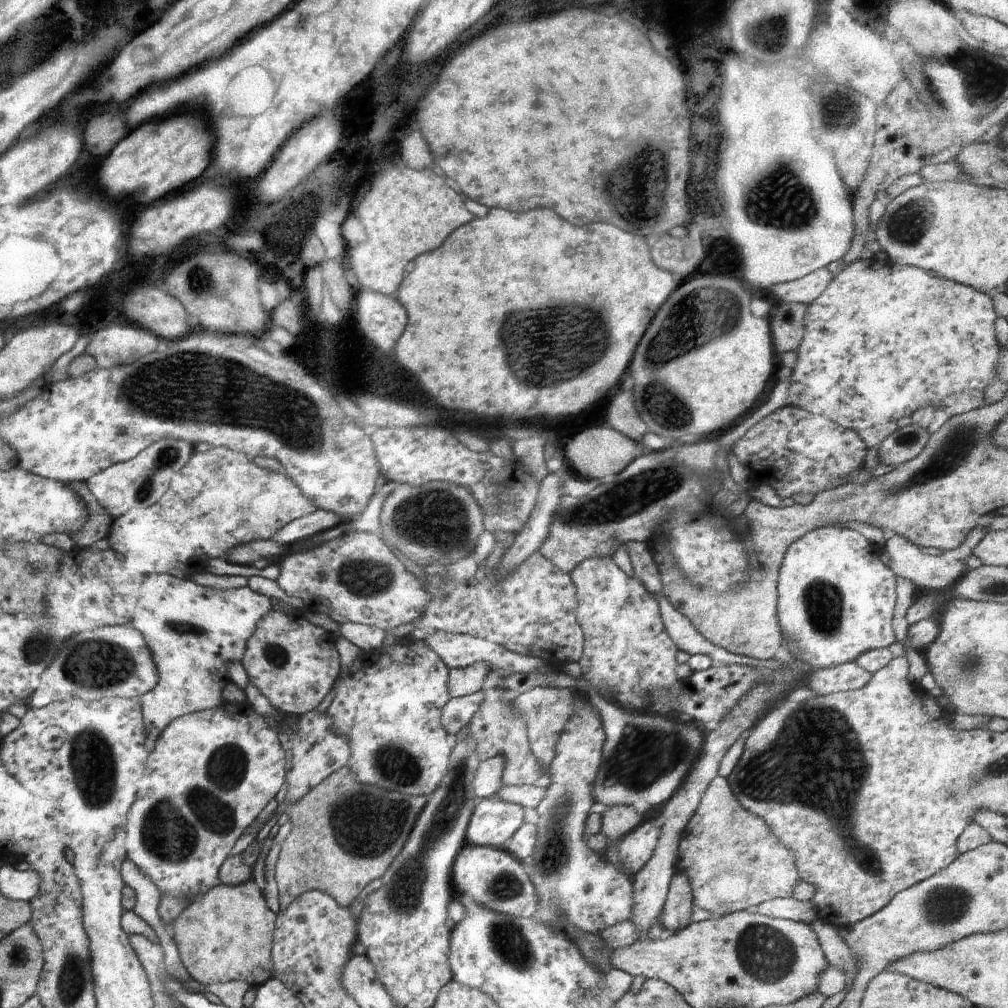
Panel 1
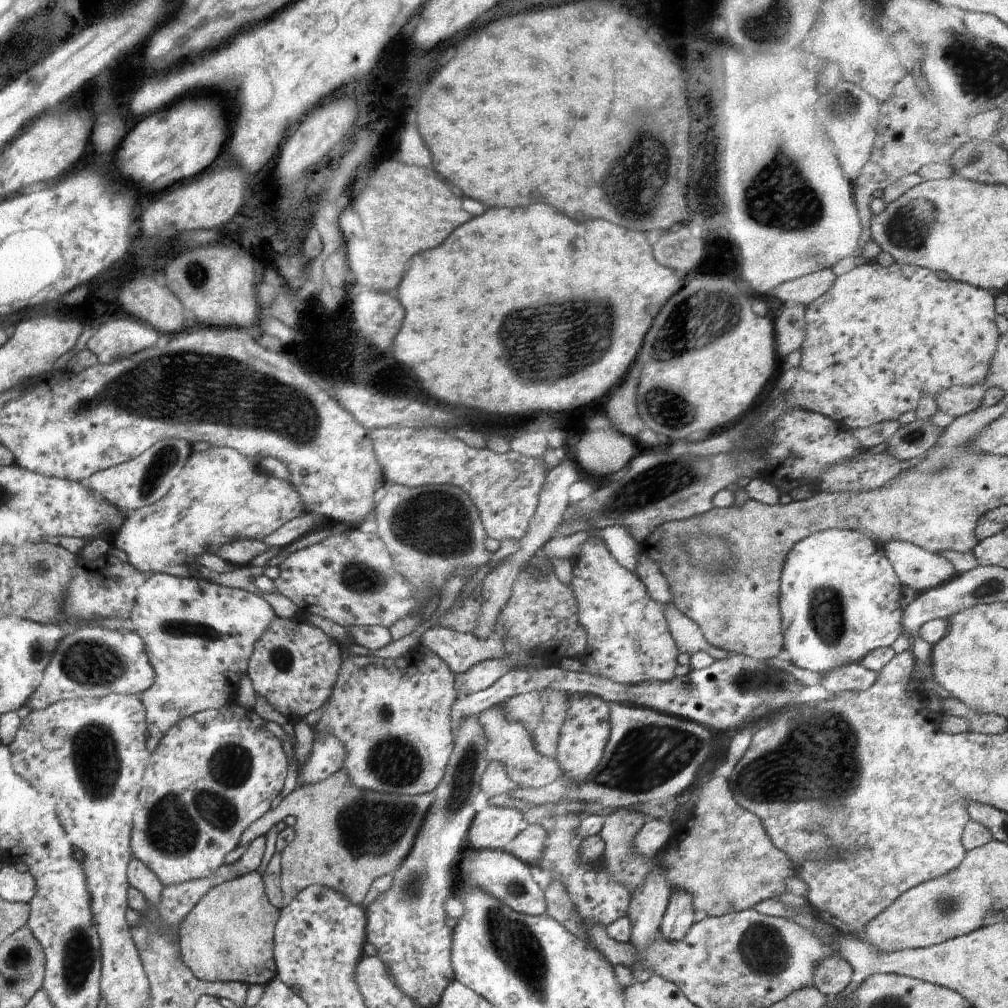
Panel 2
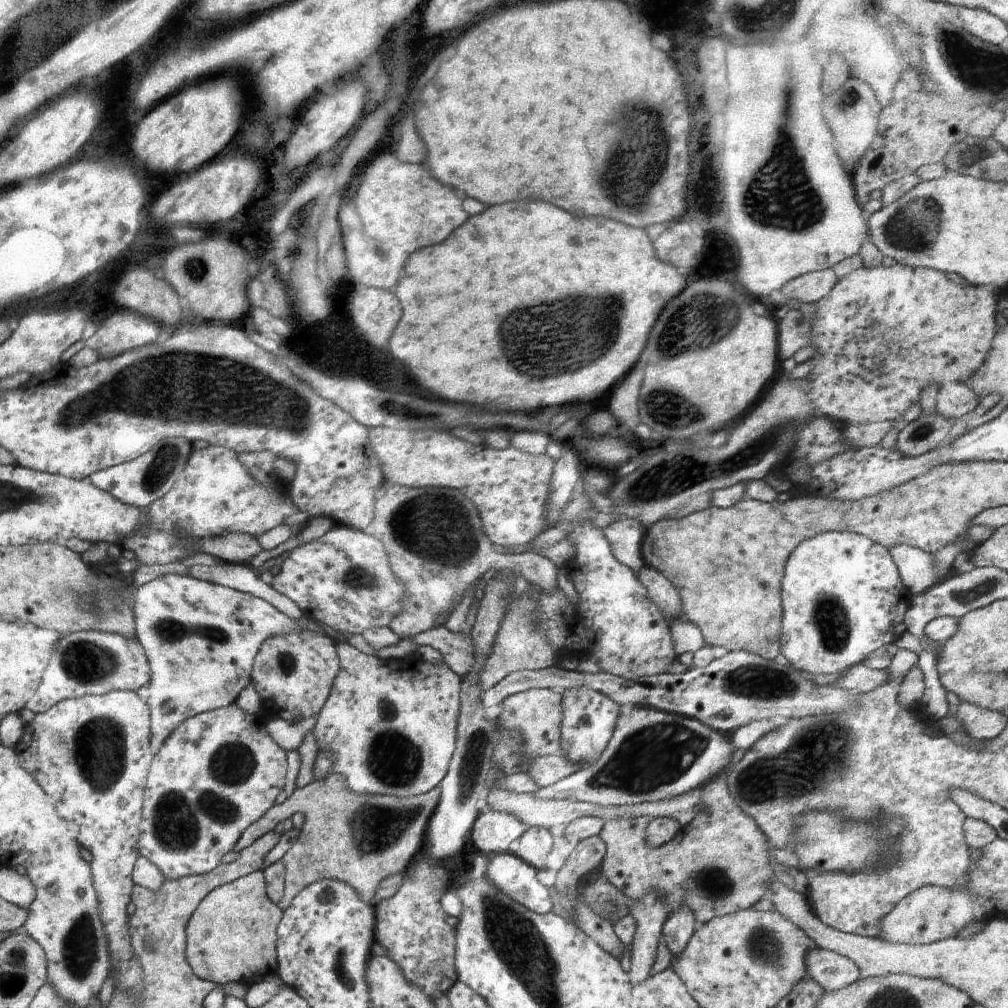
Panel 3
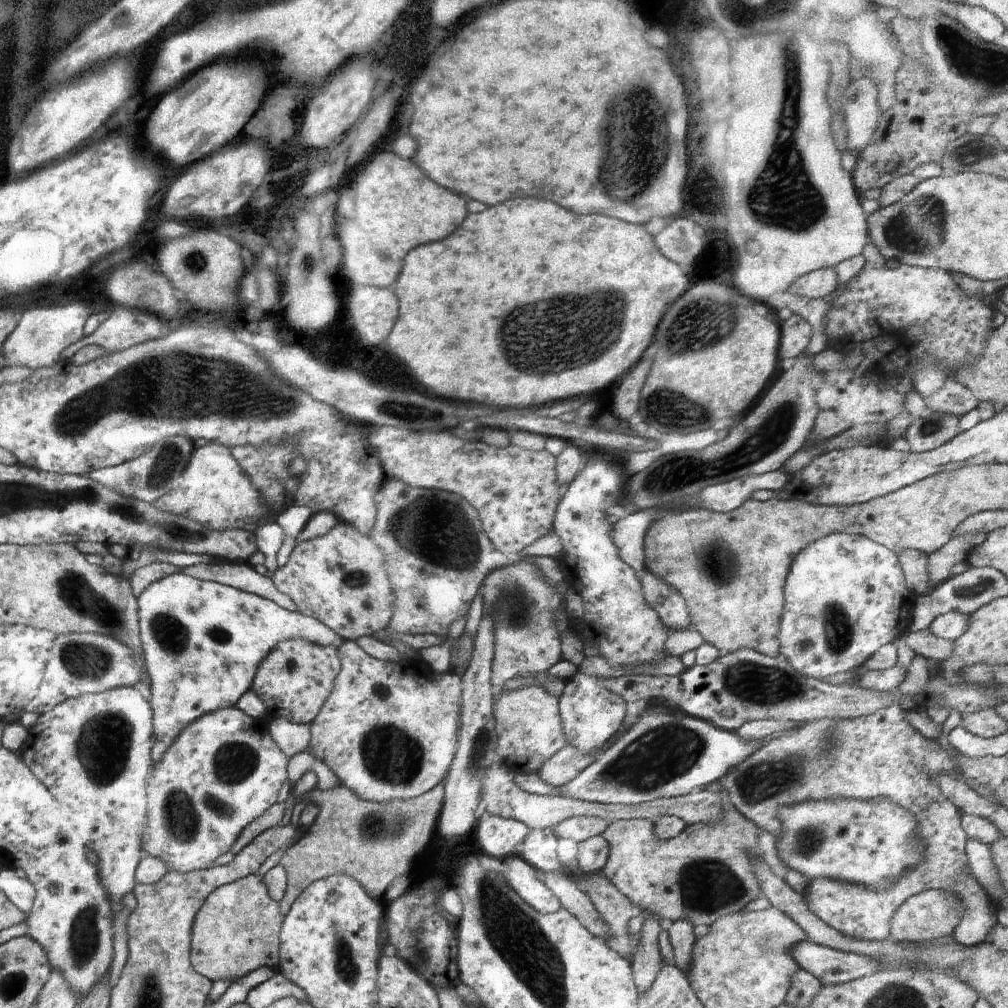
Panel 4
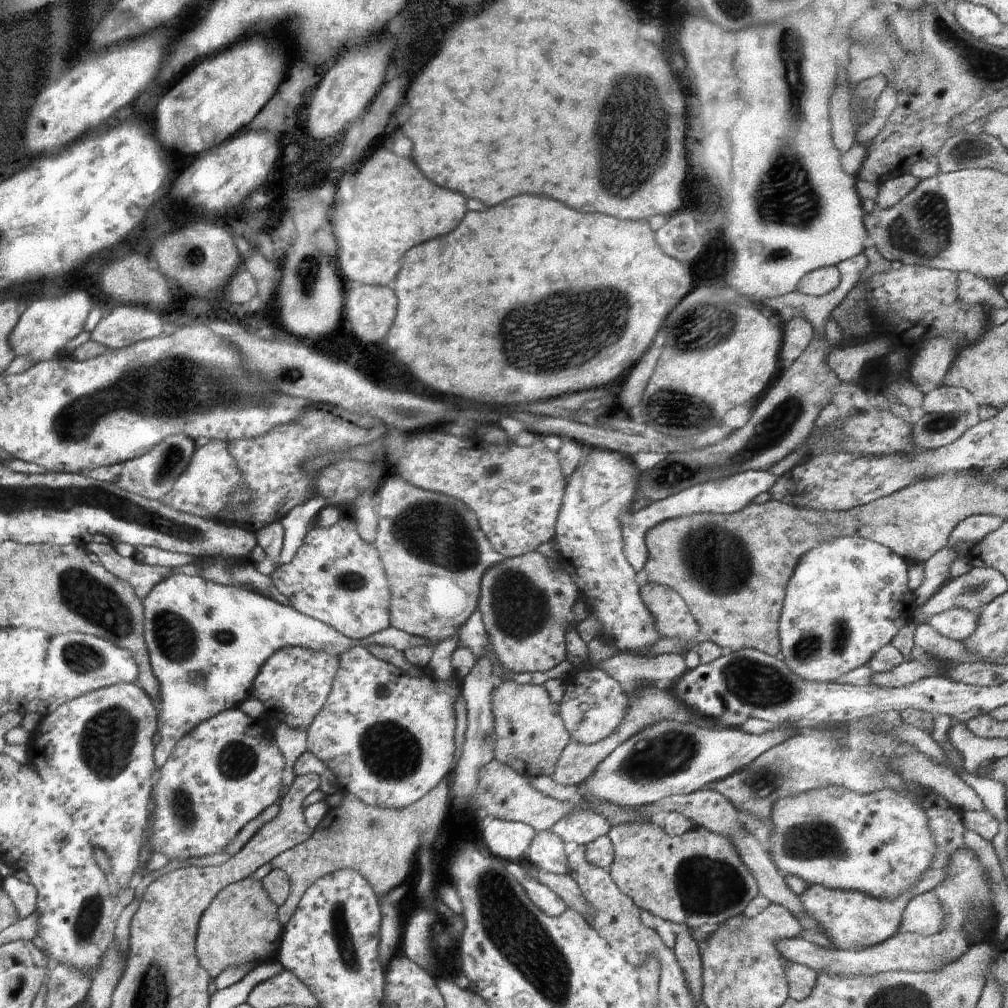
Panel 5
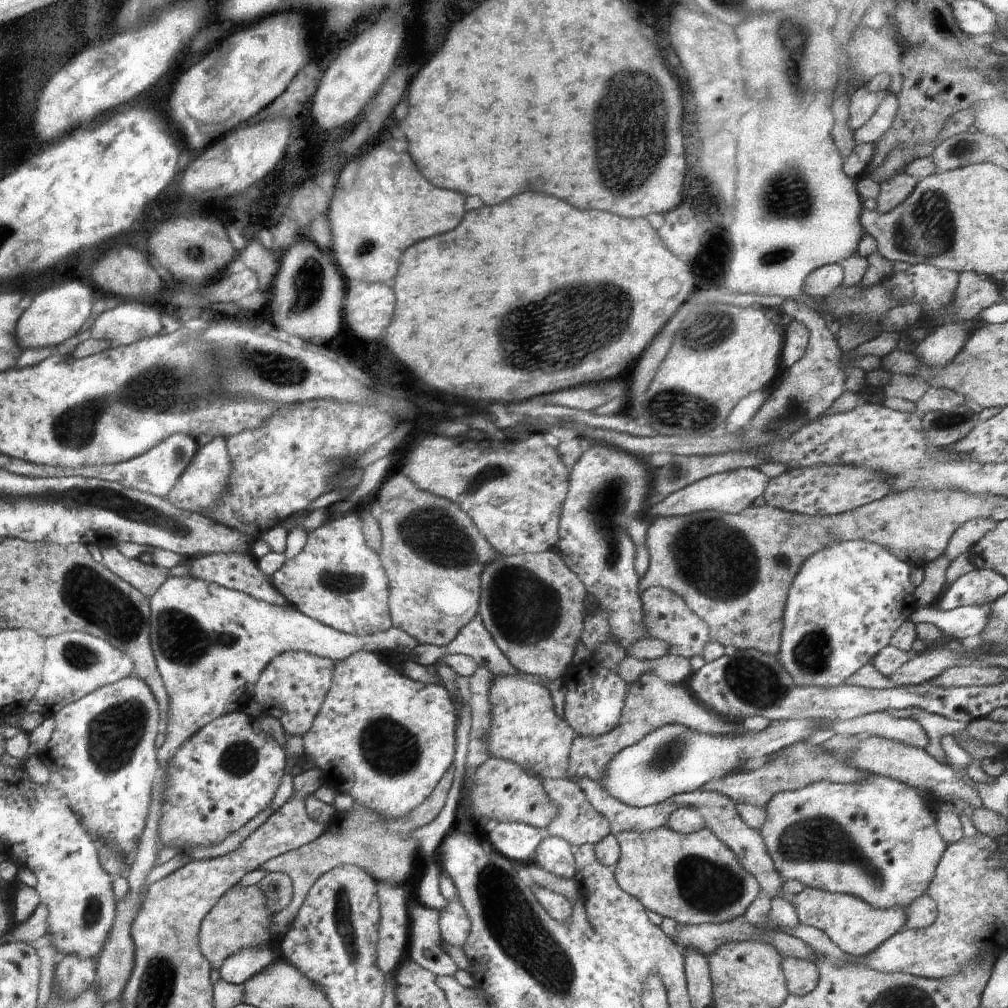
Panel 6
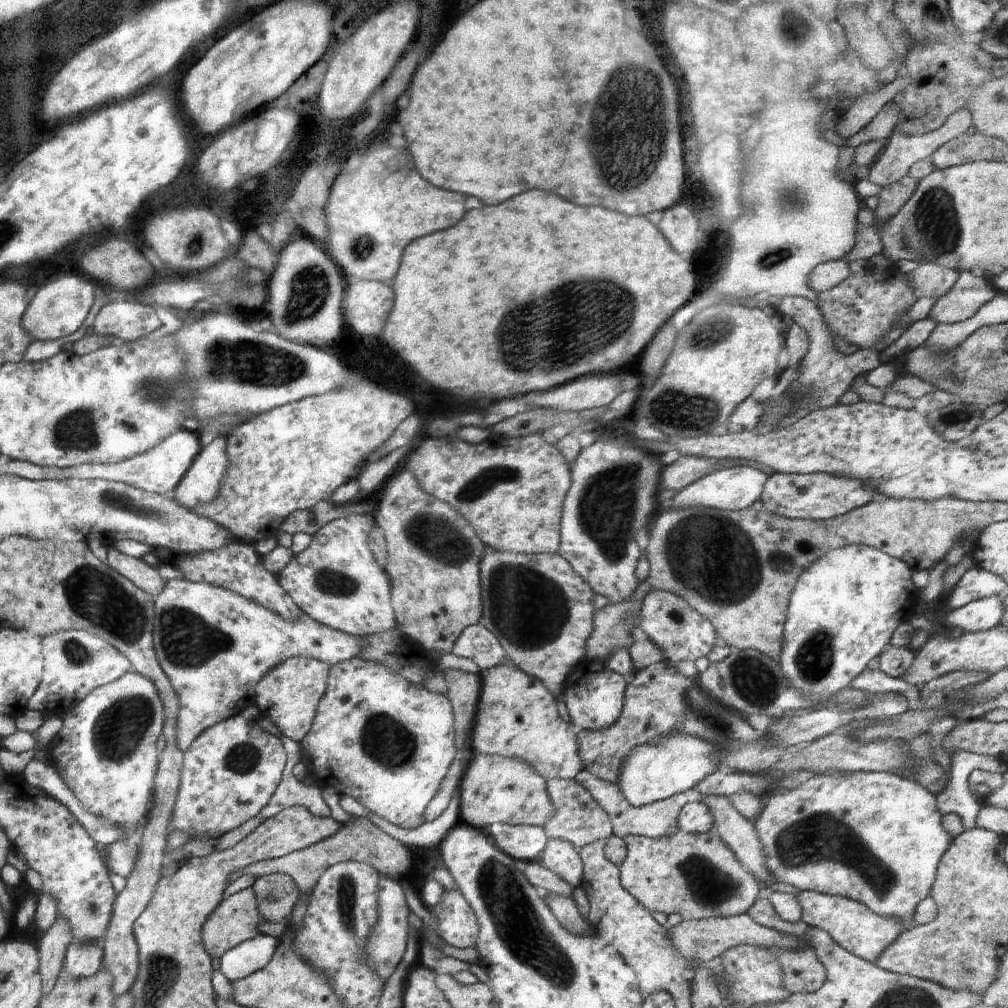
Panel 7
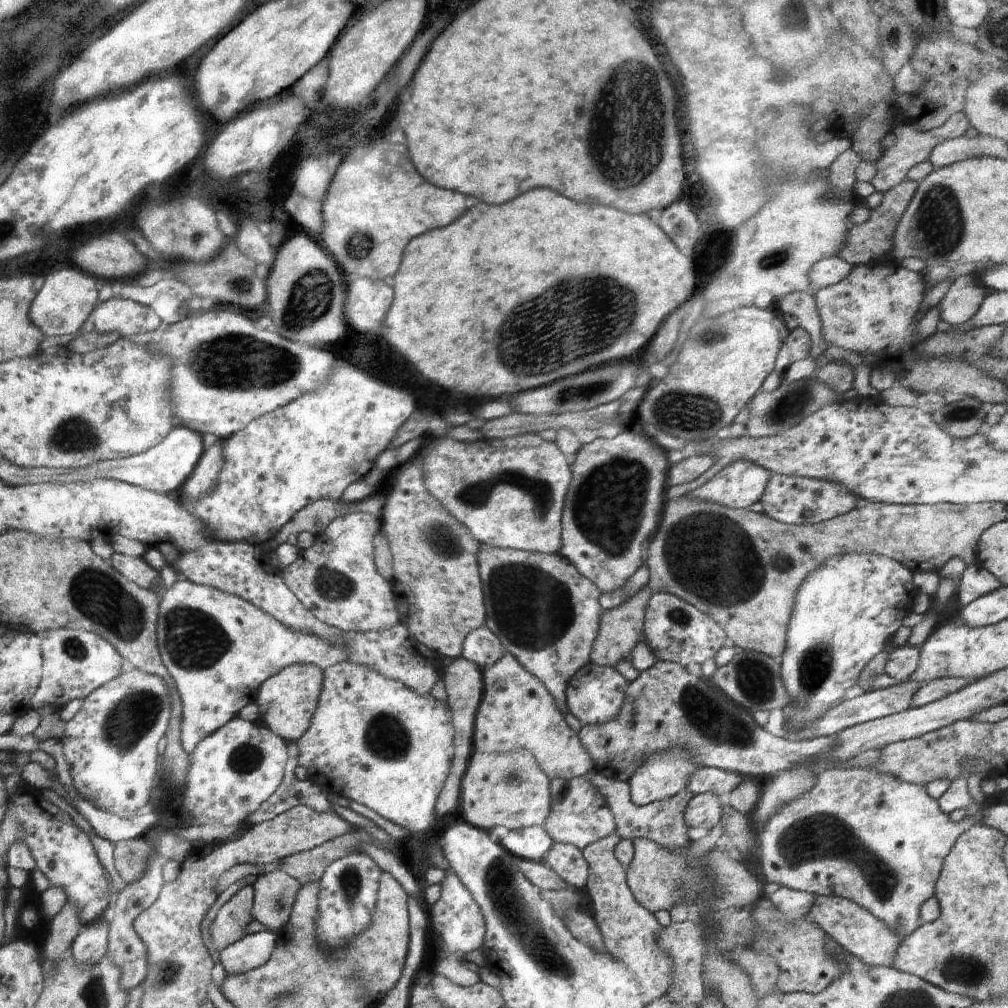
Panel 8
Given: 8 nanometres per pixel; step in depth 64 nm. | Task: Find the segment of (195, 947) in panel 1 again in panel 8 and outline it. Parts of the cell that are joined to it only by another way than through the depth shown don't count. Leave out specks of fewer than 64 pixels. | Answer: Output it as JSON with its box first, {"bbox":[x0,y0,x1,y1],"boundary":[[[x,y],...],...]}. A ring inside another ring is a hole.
{"bbox":[208,881,254,953],"boundary":[[[251,881],[236,892],[210,920],[208,931],[212,945],[221,953],[226,947],[241,941],[246,935],[246,927],[254,921],[251,915],[253,896]]]}

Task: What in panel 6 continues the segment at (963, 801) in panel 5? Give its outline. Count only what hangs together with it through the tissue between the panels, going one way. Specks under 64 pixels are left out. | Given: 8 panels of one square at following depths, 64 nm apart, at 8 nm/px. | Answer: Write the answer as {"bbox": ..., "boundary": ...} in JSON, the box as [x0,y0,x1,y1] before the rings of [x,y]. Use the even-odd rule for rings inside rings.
{"bbox":[822,733,983,809],"boundary":[[[867,733],[834,735],[822,743],[822,748],[825,751],[828,748],[830,752],[838,753],[845,761],[862,771],[878,773],[884,777],[902,781],[914,789],[919,789],[921,792],[930,791],[942,799],[950,799],[951,797],[962,799],[974,809],[983,806],[977,790],[966,784],[964,780],[959,779],[950,764],[936,761],[924,749],[917,749],[900,741],[880,738]]]}

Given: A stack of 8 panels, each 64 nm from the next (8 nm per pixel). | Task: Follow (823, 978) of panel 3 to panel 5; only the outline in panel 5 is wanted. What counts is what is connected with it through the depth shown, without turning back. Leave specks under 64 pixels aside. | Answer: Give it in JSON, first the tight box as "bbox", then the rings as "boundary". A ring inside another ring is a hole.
{"bbox":[778,847,995,977],"boundary":[[[965,847],[953,855],[947,878],[938,883],[932,892],[939,898],[943,914],[941,930],[936,935],[920,936],[897,933],[892,938],[885,940],[884,943],[862,950],[840,949],[838,946],[826,948],[796,937],[779,941],[778,948],[783,956],[786,956],[791,962],[806,965],[817,973],[826,973],[831,977],[873,975],[891,970],[909,970],[917,973],[935,971],[956,961],[959,956],[969,950],[970,941],[967,940],[965,924],[972,920],[971,908],[974,905],[980,905],[981,908],[986,907],[995,914],[995,905],[991,900],[989,877],[983,872],[975,855]]]}

